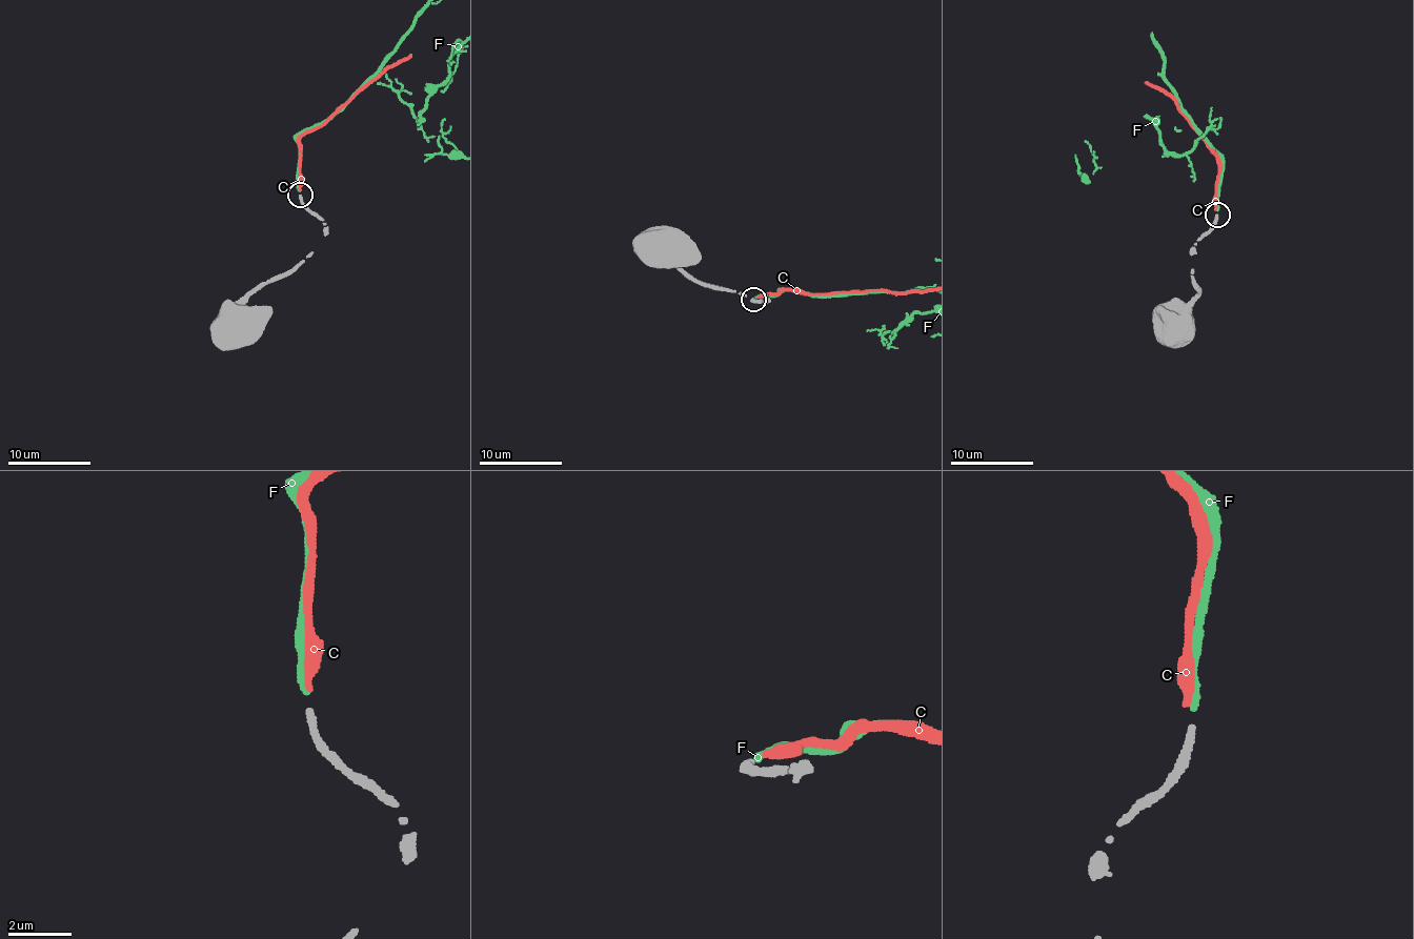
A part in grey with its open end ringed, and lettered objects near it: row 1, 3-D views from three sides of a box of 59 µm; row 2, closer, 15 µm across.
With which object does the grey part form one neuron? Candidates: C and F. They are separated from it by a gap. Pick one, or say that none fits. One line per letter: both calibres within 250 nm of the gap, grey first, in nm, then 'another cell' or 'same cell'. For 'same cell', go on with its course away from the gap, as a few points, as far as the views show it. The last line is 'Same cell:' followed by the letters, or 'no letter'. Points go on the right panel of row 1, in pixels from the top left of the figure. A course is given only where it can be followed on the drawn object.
C: 220 nm thick on the grey side, 320 nm on the other; another cell
F: 220 nm thick on the grey side, 200 nm on the other; same cell
Same cell: F

